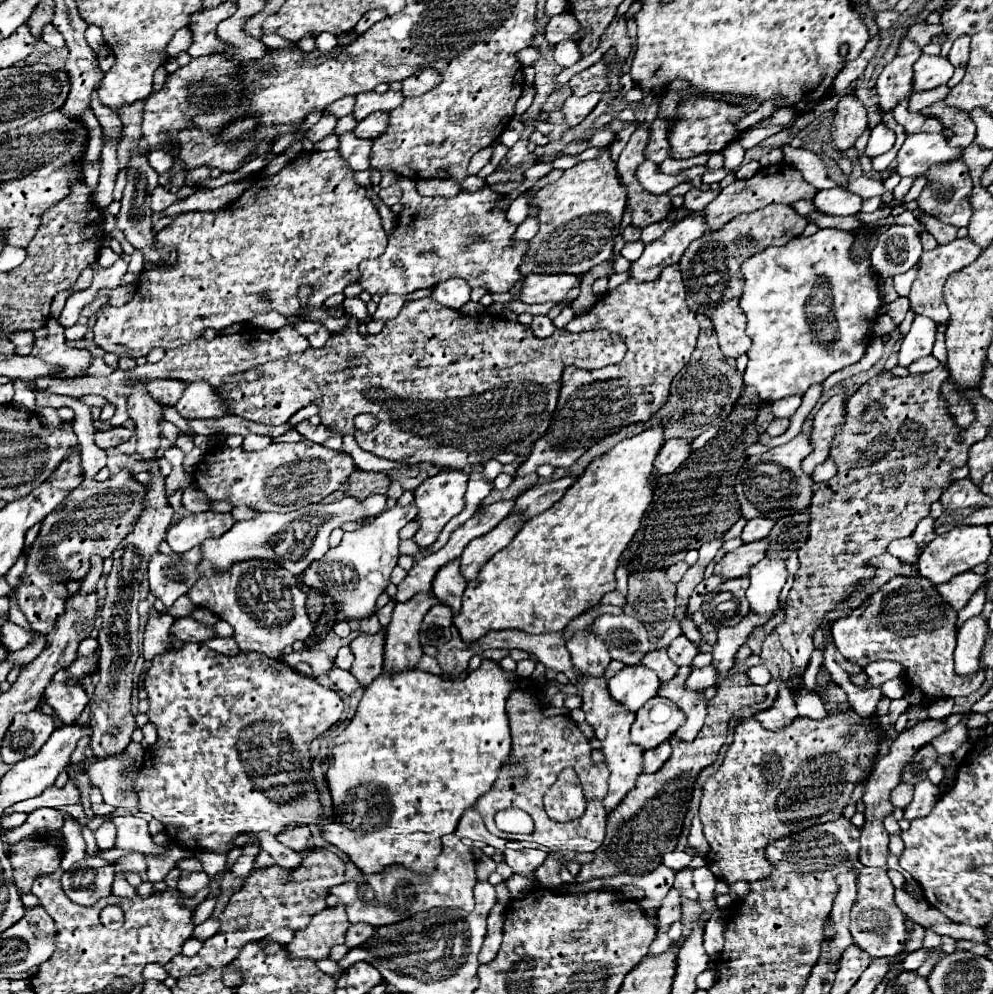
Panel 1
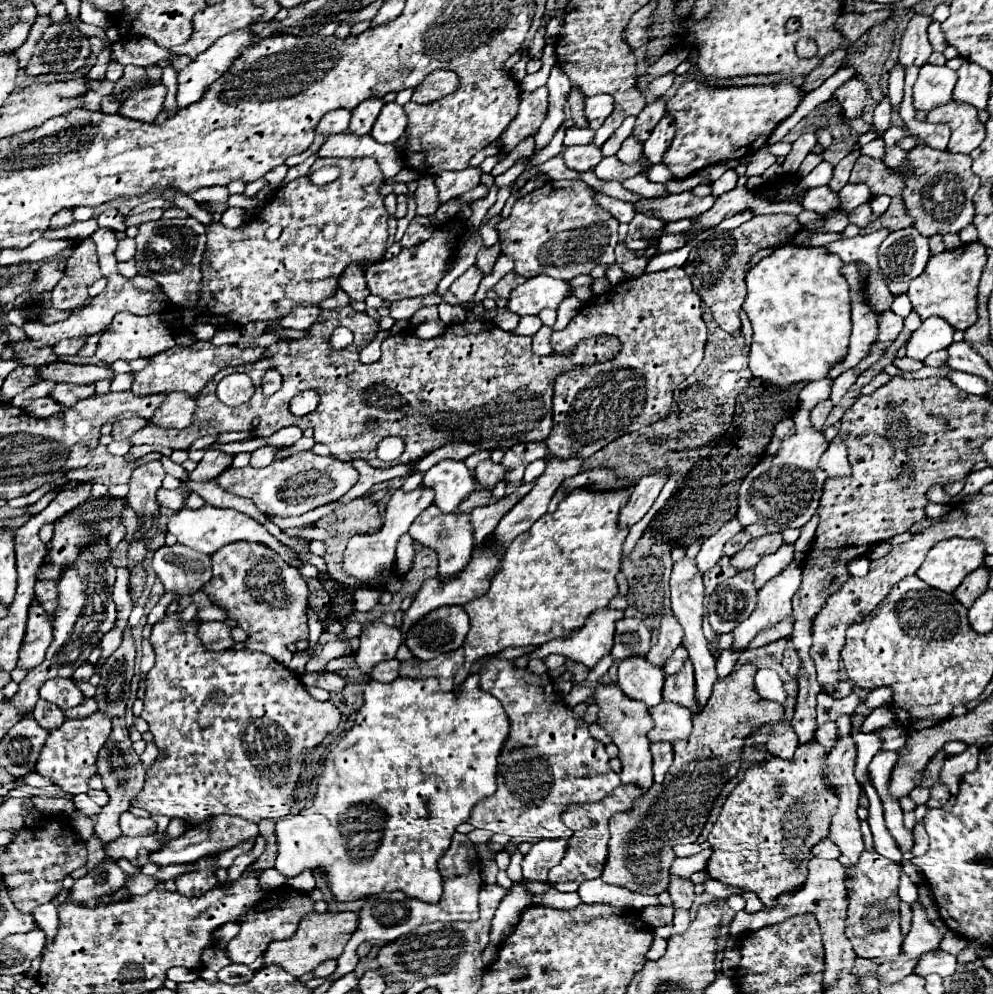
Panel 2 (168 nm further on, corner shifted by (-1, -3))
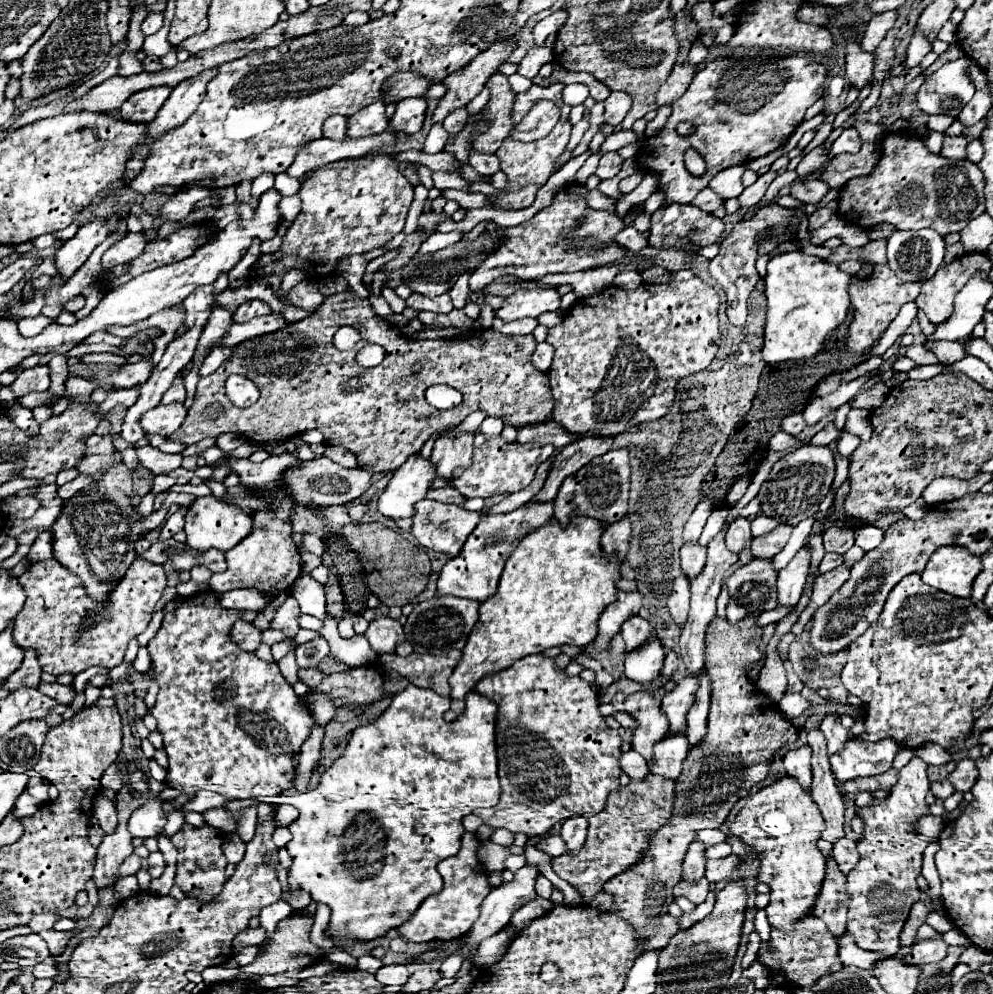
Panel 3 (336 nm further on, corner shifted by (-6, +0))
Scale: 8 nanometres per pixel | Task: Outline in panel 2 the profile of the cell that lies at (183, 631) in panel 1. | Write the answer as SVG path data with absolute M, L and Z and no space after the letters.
M200 622L198 638L208 650L228 650L234 646L230 638L230 628L224 622Z

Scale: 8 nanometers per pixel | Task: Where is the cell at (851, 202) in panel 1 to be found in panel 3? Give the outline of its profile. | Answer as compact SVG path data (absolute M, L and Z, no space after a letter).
M797 179L791 183L791 195L805 205L817 205L827 191L829 187L821 179Z

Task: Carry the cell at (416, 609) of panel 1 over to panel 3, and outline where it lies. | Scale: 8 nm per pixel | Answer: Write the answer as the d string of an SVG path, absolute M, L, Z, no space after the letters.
M533 501L505 515L485 515L481 523L473 529L469 539L465 541L461 553L445 563L437 581L437 595L443 593L443 595L469 597L483 603L497 591L505 561L511 557L519 541L551 519L553 519L553 501L547 501L547 503Z

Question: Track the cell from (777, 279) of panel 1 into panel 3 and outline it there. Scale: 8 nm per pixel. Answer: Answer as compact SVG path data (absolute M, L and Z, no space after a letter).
M801 251L773 257L765 275L769 311L765 325L765 345L761 349L763 359L769 365L813 359L821 351L825 337L847 317L851 305L847 293L849 279L851 277L839 271L837 265Z

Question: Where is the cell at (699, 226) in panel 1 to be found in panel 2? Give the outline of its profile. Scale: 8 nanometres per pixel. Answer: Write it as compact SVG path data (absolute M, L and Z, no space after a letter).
M738 186L738 188L734 188L734 190L730 190L730 192L722 194L722 196L718 196L716 198L716 204L708 212L692 218L690 220L692 222L692 228L686 230L686 232L682 232L682 236L690 242L702 230L712 228L718 222L722 222L724 218L730 218L730 216L734 216L738 212L748 210L748 208L752 208L754 214L788 212L788 214L794 214L794 216L798 216L804 210L798 202L762 202L762 200L754 198L752 192L746 186Z

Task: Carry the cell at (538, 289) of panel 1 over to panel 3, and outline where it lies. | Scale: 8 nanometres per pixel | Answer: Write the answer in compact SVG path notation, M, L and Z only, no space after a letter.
M517 289L495 311L495 317L503 321L515 321L523 317L539 317L545 311L559 311L557 289Z

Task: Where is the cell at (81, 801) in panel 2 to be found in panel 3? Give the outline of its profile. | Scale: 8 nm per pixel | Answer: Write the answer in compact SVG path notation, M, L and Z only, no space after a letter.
M97 797L95 803L93 803L93 815L99 823L99 827L105 831L105 833L113 833L115 827L117 827L117 811L115 811L115 805L105 799L105 797Z

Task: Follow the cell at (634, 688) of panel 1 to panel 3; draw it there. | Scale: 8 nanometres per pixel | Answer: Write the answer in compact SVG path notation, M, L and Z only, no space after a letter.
M649 635L649 639L641 647L627 653L625 675L637 683L651 683L659 677L663 659L665 649L661 639L657 635Z

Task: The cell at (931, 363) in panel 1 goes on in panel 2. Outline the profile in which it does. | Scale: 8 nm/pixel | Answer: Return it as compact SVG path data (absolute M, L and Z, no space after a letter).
M898 358L898 360L894 360L894 364L896 364L900 370L906 370L906 372L916 372L916 370L920 370L920 368L924 366L924 362L920 362L920 360L910 360L910 358Z

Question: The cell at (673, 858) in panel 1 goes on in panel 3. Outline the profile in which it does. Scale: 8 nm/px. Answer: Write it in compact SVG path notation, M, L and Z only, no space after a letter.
M703 829L701 833L697 833L697 839L705 841L707 845L715 845L727 841L727 833L723 829Z

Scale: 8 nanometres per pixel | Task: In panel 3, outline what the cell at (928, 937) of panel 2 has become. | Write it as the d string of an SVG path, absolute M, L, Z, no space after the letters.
M957 928L952 929L949 933L945 933L945 935L941 935L941 937L945 937L945 941L947 941L949 945L965 945L965 947L971 945L971 941Z

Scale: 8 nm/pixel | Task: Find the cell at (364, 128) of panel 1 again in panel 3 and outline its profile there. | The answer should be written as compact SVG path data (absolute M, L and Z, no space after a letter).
M403 99L401 103L397 103L391 125L397 133L417 133L423 127L425 111L427 99Z

